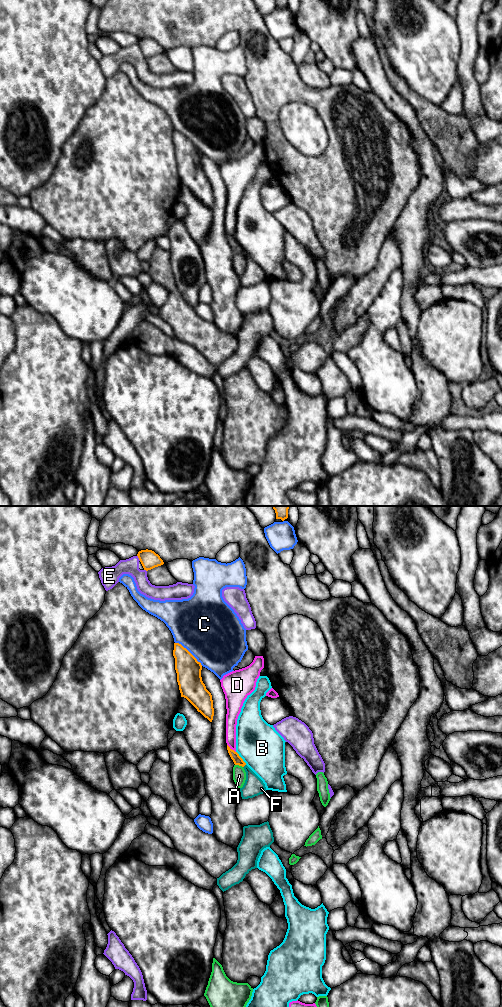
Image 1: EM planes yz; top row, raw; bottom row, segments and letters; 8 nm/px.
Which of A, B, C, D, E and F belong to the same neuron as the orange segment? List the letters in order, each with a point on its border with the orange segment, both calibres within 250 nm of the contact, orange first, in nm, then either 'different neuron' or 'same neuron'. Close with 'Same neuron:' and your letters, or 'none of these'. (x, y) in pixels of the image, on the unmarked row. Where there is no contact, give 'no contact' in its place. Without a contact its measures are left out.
A: yz (239, 253) | 70/110 nm | different neuron
B: yz (241, 246) | 70/360 nm | different neuron
C: yz (189, 140) | 200/480 nm | different neuron
D: yz (231, 237) | 70/100 nm | different neuron
E: yz (138, 45) | 150/130 nm | different neuron
F: yz (244, 253) | 70/160 nm | same neuron
Same neuron: F

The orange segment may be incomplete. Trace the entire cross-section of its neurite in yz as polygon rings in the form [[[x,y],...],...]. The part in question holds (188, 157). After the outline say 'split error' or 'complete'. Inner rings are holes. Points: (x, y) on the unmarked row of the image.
[[[174,131],[173,144],[181,185],[186,186],[198,200],[212,210],[213,188],[202,169],[201,151],[179,131]]] | complete

